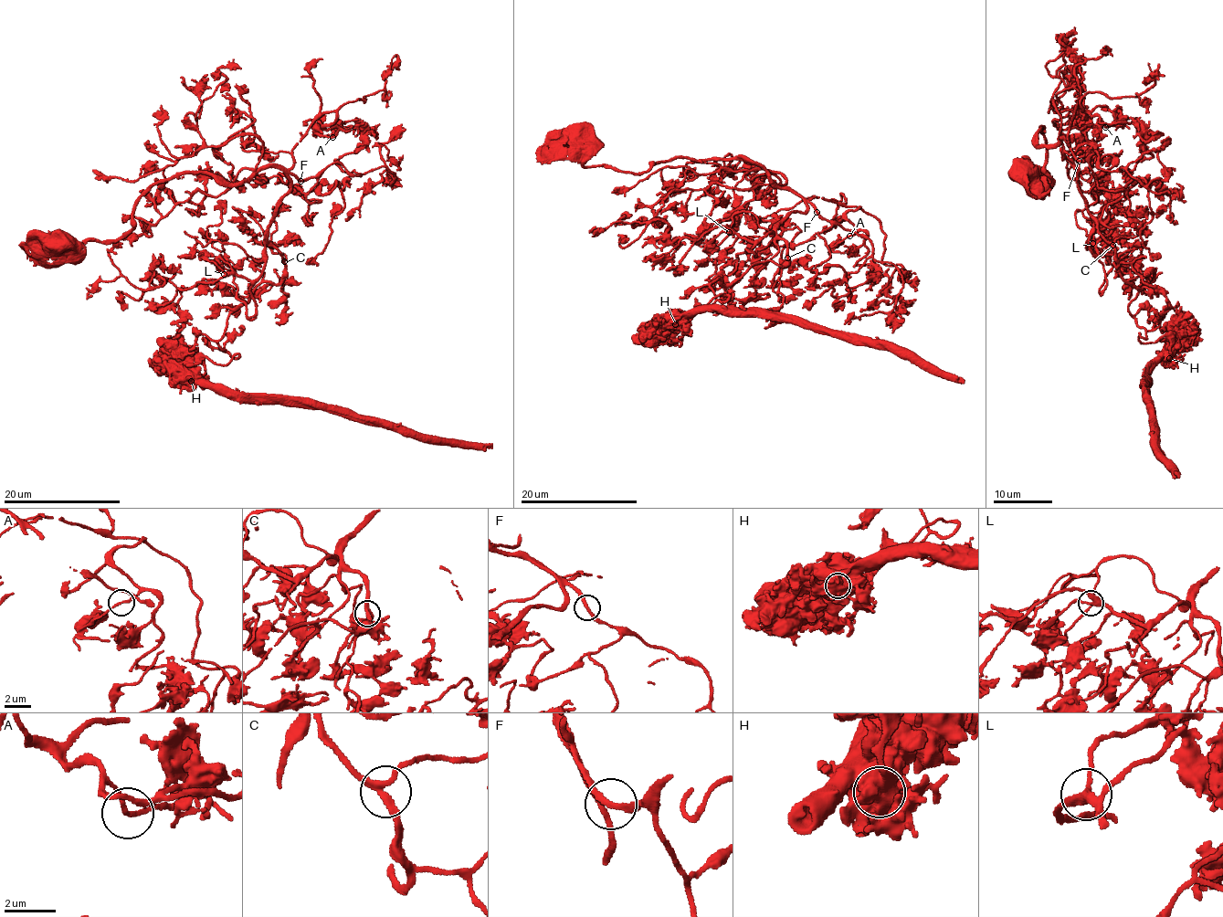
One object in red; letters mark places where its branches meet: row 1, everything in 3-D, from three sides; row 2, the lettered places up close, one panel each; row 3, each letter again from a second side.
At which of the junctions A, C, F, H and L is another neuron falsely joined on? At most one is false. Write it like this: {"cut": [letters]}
{"cut": ["H"]}

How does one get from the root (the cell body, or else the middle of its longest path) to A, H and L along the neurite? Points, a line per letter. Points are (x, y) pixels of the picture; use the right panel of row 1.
A: (1024, 168), (1049, 189), (1042, 127), (1038, 145), (1062, 138), (1105, 171), (1152, 157), (1135, 118), (1106, 127)
H: (1024, 168), (1047, 192), (1038, 133), (1048, 147), (1063, 139), (1137, 289), (1139, 341), (1165, 336), (1170, 357)
L: (1024, 168), (1047, 192), (1038, 133), (1048, 147), (1063, 139), (1092, 243)

